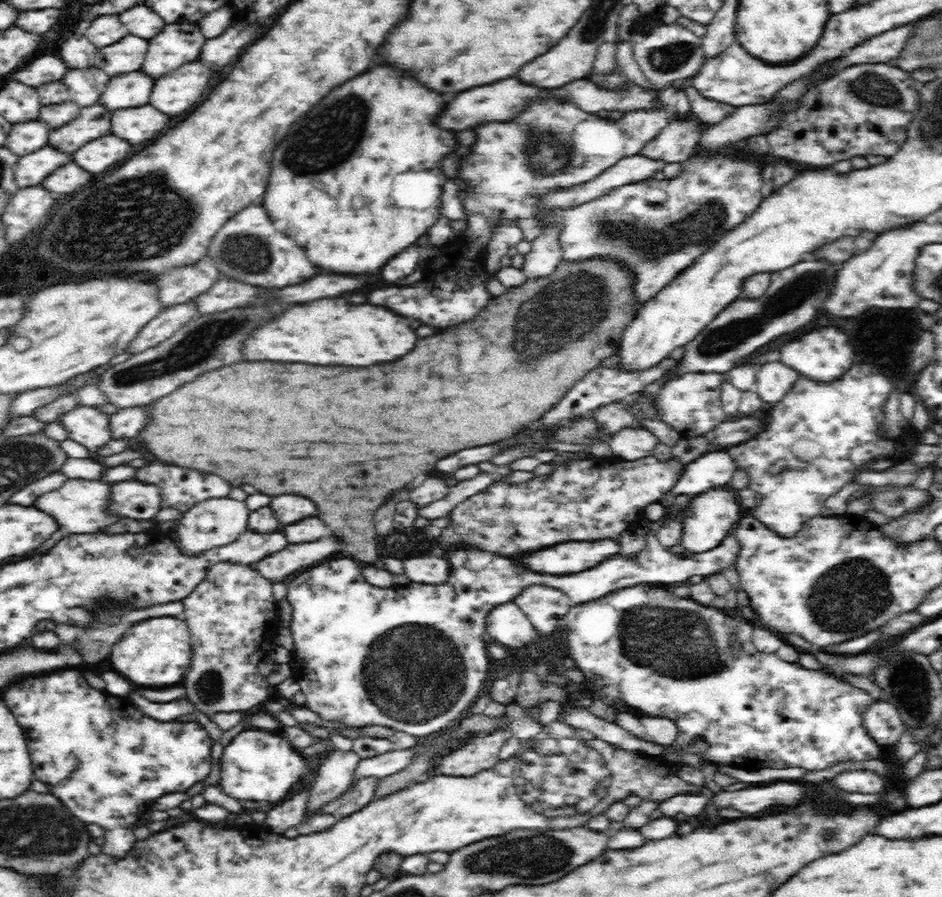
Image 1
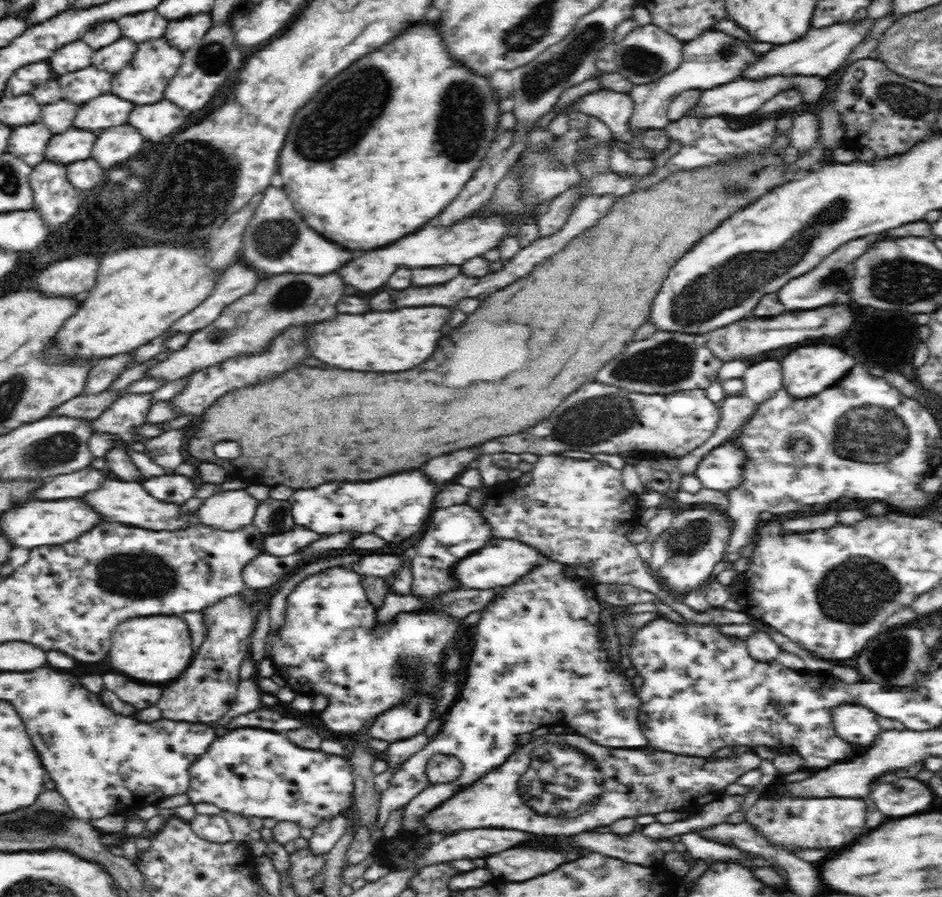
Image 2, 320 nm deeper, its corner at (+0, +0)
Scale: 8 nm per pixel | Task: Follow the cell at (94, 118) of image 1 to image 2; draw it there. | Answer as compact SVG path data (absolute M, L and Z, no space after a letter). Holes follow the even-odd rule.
M106 94L106 96L100 96L100 98L88 102L88 104L82 104L78 108L74 126L78 130L82 128L92 134L98 134L104 128L126 124L130 110L132 110L132 104L120 100L118 96Z

